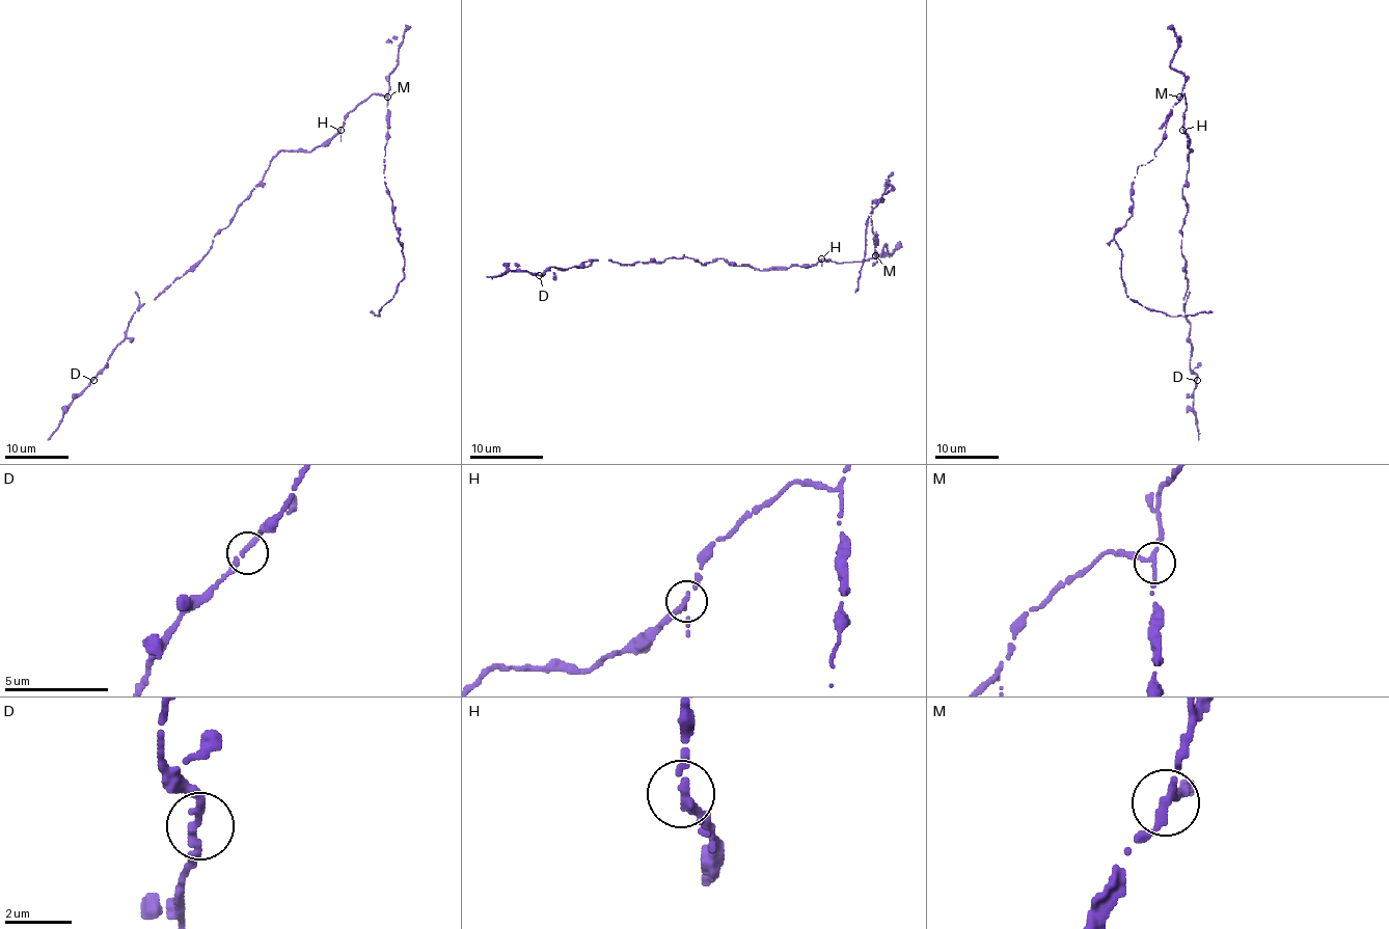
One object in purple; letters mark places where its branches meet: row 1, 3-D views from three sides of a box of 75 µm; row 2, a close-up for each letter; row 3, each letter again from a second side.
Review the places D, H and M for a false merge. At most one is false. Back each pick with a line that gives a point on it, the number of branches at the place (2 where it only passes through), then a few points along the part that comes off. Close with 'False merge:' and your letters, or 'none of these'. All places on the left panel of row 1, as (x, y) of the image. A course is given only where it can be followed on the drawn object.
M: Place: (387, 97). Branches: 3. Course of the part to remove: (388, 97), (383, 170), (404, 276), (378, 317), (371, 311)
False merge: M

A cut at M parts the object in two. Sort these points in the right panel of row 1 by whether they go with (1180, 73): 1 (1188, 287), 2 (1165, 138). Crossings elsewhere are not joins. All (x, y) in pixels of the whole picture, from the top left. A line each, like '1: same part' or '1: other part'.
1: same part
2: other part

